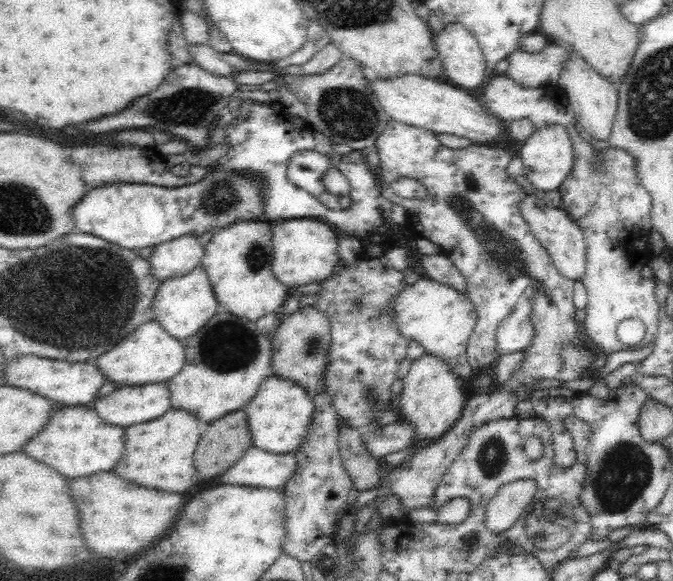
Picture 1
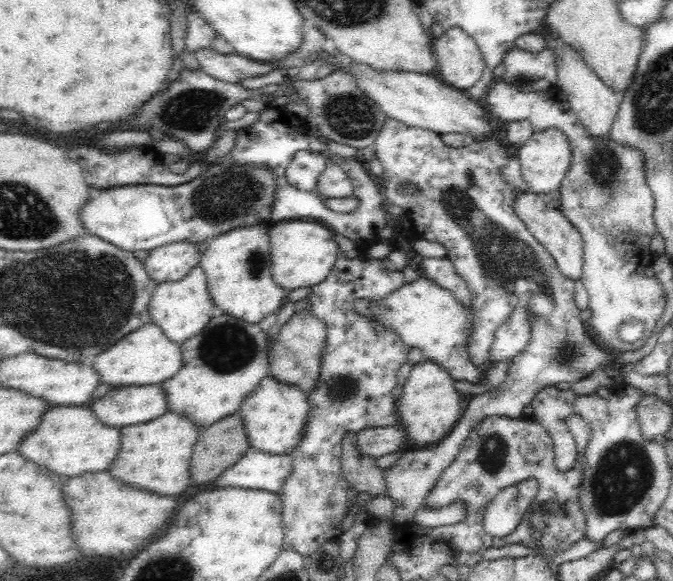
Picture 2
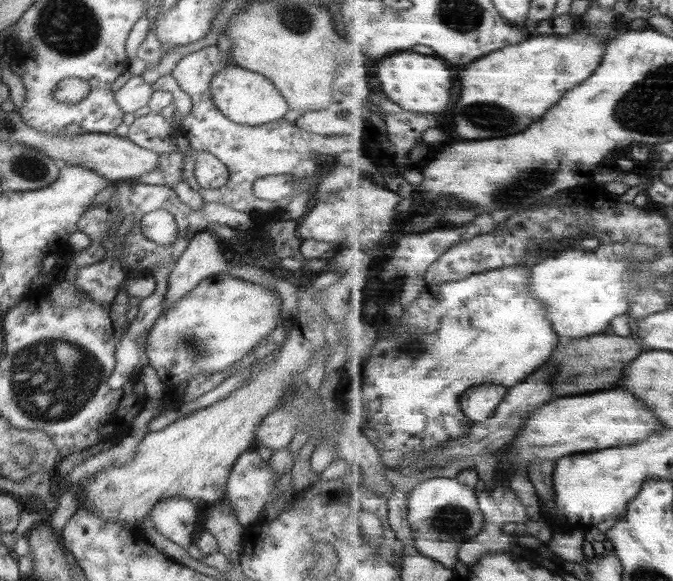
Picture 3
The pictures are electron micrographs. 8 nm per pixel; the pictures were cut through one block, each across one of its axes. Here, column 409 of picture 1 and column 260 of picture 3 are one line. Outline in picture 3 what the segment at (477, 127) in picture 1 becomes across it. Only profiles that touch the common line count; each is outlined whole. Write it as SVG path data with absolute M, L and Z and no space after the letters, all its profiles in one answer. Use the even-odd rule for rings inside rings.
M231 62L227 67L219 69L214 76L211 76L209 95L211 95L213 105L219 112L228 120L237 124L255 126L280 120L285 112L289 110L286 101L269 80L258 73L249 72L247 69Z

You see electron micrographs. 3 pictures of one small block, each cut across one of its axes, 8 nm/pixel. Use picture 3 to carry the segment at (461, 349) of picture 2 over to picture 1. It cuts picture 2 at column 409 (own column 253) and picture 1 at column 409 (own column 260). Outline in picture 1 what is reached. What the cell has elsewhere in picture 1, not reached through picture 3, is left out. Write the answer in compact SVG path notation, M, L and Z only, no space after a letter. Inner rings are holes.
M424 276L415 284L412 284L412 286L406 285L397 294L397 297L393 298L391 304L393 304L393 314L395 314L402 336L405 336L408 340L419 342L424 347L426 353L444 359L450 365L452 372L462 379L464 383L470 379L470 376L475 374L476 369L471 367L467 361L467 344L476 326L477 310L467 294L458 292L458 289L449 284L444 284Z

